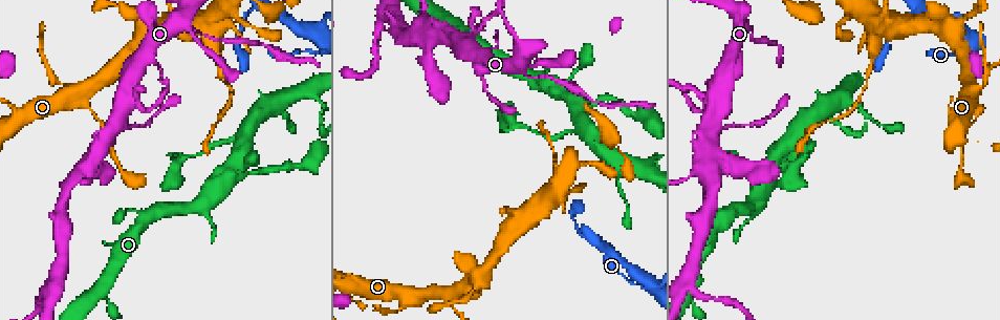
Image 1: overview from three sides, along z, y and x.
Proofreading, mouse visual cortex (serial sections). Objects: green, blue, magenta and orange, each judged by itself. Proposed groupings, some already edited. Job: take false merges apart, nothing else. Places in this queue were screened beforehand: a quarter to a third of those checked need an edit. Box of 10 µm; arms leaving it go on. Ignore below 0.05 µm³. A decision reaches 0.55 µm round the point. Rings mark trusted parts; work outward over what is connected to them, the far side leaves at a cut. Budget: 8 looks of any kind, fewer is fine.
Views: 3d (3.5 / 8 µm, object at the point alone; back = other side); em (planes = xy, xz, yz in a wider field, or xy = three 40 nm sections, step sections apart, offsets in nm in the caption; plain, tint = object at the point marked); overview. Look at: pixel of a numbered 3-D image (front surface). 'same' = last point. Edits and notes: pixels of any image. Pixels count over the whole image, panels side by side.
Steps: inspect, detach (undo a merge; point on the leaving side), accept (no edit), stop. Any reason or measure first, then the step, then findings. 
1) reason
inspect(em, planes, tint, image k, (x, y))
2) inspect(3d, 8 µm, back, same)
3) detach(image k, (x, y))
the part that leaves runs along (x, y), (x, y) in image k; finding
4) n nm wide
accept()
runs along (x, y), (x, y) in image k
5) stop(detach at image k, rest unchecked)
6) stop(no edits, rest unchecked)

a narrow waist
inspect(3d, 8 µm, image 1, (752, 32))

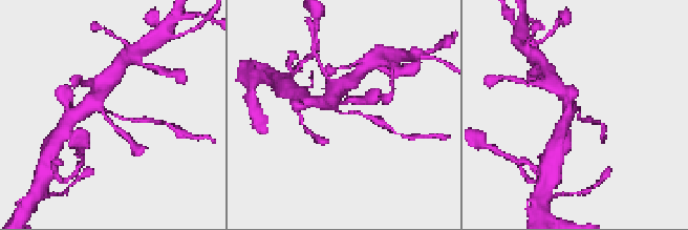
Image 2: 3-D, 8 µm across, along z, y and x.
arms of 150, 450 nm; now the EM
inspect(em, planes, tint, same)

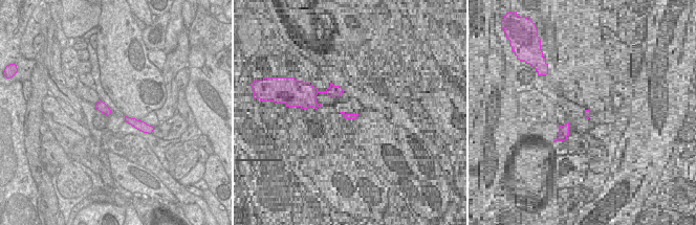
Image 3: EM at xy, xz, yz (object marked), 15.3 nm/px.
accept()
runs along (85, 108), (98, 105), (120, 118), (137, 121) in image 2; one cell here

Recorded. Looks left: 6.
four or more arms meet
inspect(3d, 3.5 µm, image 1, (573, 95))

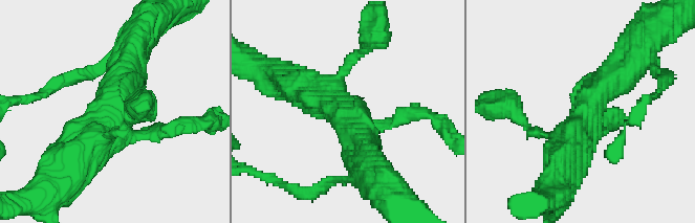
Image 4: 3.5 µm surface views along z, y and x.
4 arms; arms of 150, 150, 450, 600 nm; now the EM
inspect(em, xy, step 2, tint, image 4, (584, 128))

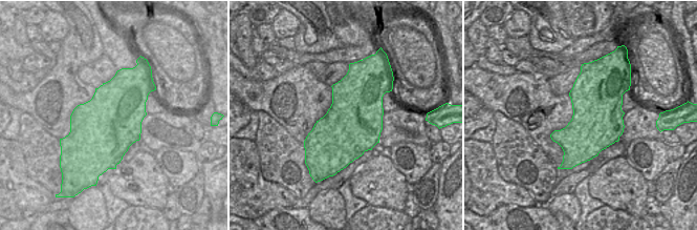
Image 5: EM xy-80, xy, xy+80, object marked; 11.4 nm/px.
accept()
runs along (66, 178), (108, 126), (130, 74) in image 4; continuous, no second cell

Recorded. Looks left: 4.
a narrow waist
inspect(3d, 8 µm, image 1, (228, 85))

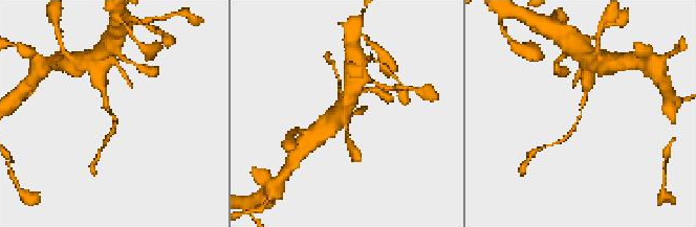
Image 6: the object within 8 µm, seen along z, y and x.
arms of 150, 200 nm; need the tissue
inspect(em, xy, step 1, tint, same)

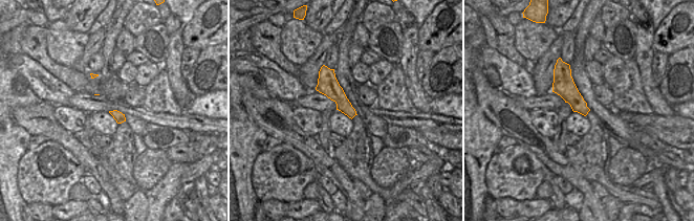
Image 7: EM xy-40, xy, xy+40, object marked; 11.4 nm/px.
detach(image 6, (107, 137))
the part that leaves runs along (114, 126), (102, 149) in image 6; a second cell is stuck on

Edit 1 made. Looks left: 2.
two arms in line, one across
inspect(3d, 3.5 µm, image 1, (710, 123))

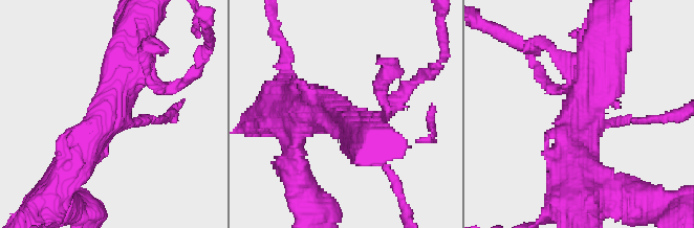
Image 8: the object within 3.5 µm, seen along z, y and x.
3 arms; arms of 150, 500, 500 nm
inspect(em, xy, step 5, tint, image 8, (581, 116))

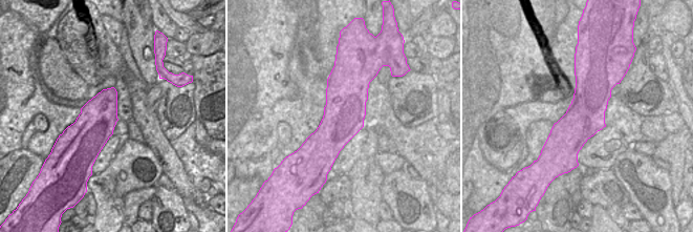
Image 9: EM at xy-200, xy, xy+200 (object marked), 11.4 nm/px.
accept()
runs along (126, 51), (113, 110), (68, 170) in image 8; one cell here

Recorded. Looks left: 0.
stop(detach at image 6, rest unchecked)

